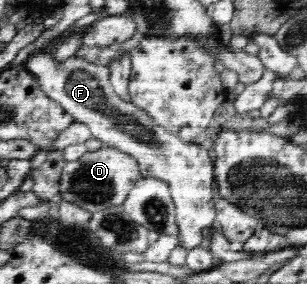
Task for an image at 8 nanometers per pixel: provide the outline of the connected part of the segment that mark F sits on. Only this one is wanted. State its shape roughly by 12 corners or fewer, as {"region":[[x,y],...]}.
{"region":[[54,48],[22,67],[104,146],[168,184],[178,244],[217,227],[208,150],[113,91],[108,67]]}

